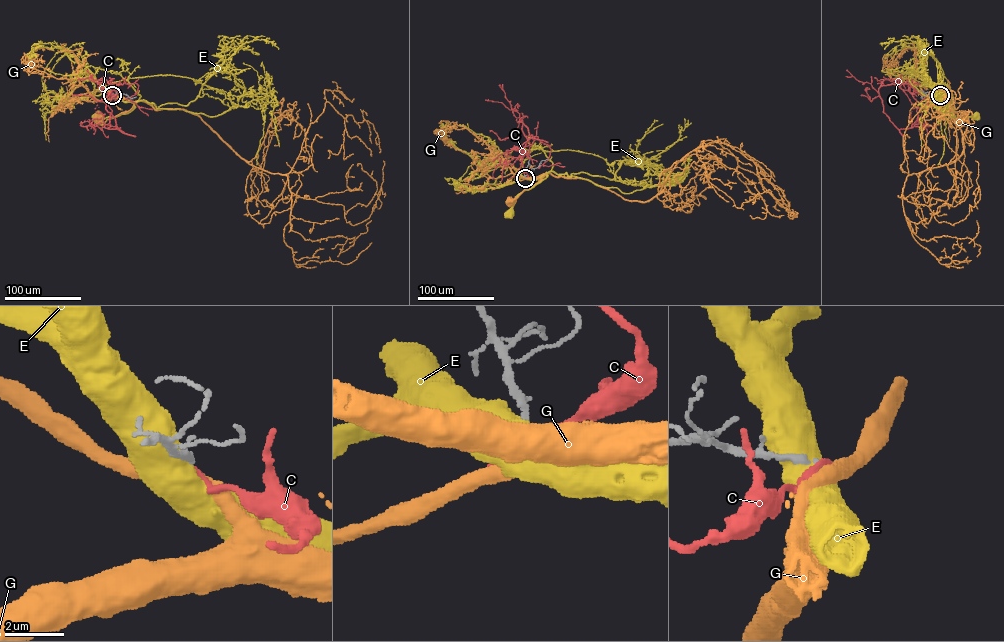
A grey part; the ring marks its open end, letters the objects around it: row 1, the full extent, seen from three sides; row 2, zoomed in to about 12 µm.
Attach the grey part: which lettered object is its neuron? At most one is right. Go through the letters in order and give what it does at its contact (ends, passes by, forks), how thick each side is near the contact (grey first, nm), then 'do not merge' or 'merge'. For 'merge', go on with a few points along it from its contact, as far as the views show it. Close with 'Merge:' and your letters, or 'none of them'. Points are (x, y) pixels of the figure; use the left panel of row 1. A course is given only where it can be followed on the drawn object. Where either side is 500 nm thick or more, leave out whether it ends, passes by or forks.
C: it ends | 180/280 nm | do not merge
E: 240/950 nm | do not merge
G: it passes by | 150/480 nm | do not merge
Merge: none of them

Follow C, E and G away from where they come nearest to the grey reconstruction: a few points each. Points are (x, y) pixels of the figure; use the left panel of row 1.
C: (112, 95), (115, 97), (109, 95), (115, 88), (110, 84), (106, 110), (115, 118), (118, 129), (80, 124)
E: (113, 95), (131, 101), (135, 107), (126, 113), (104, 118), (97, 117)
G: (112, 95), (132, 102), (132, 107), (103, 123), (98, 118)

